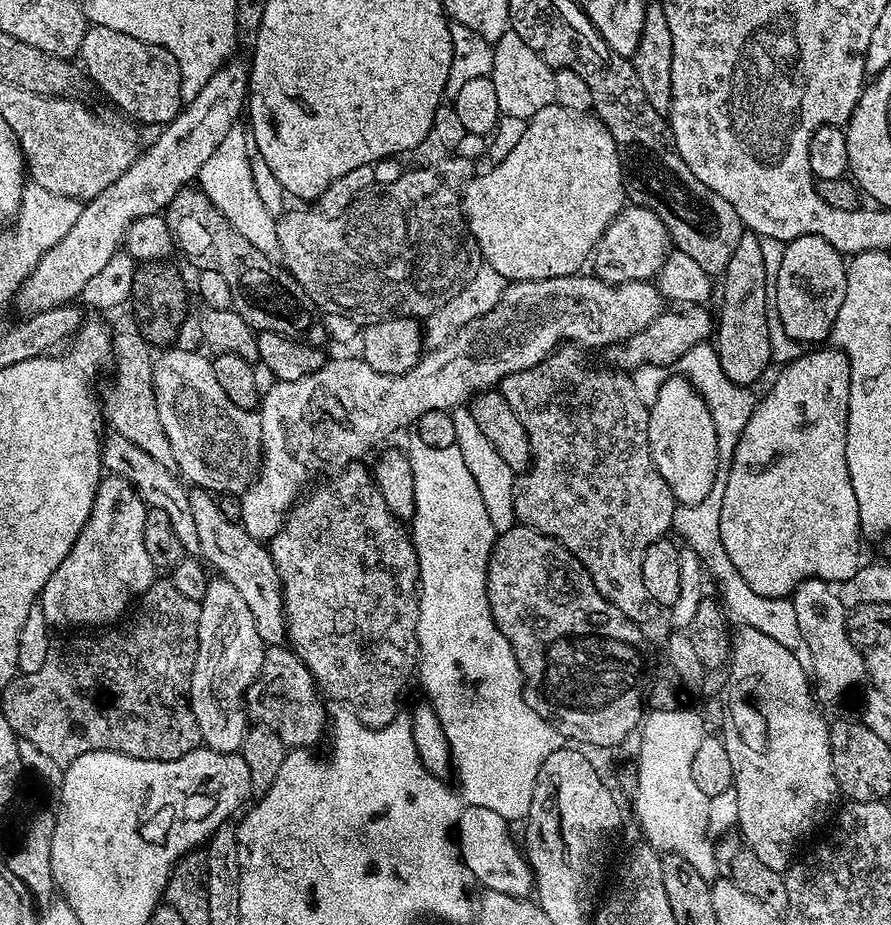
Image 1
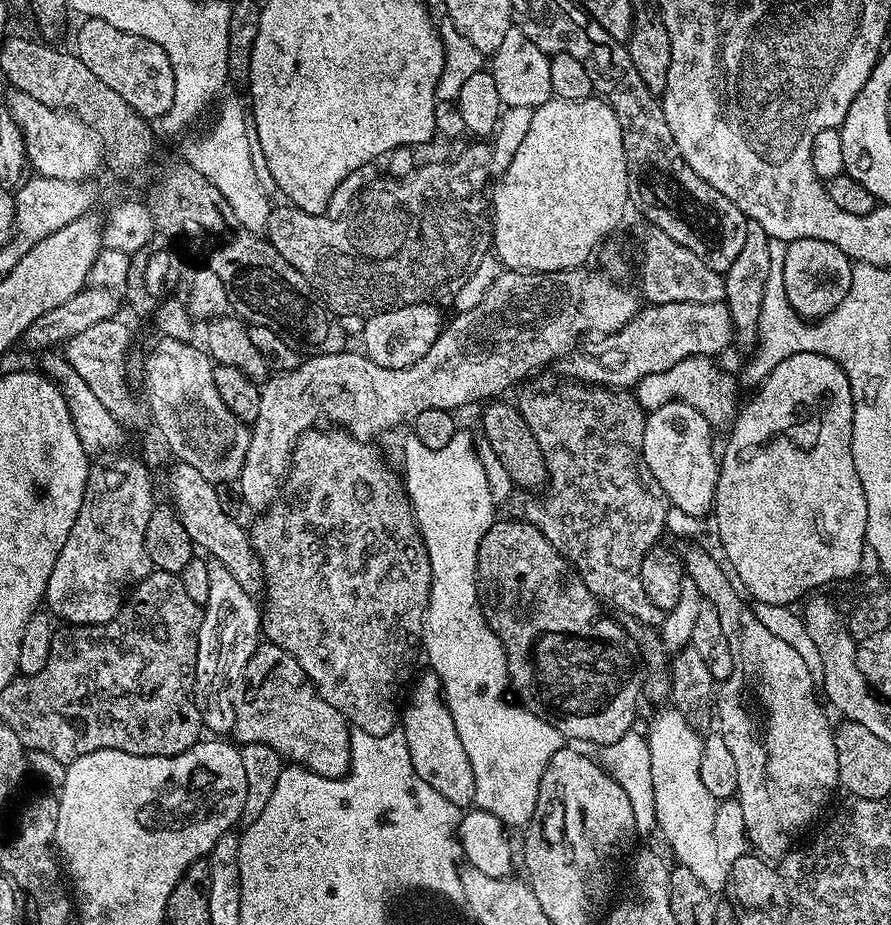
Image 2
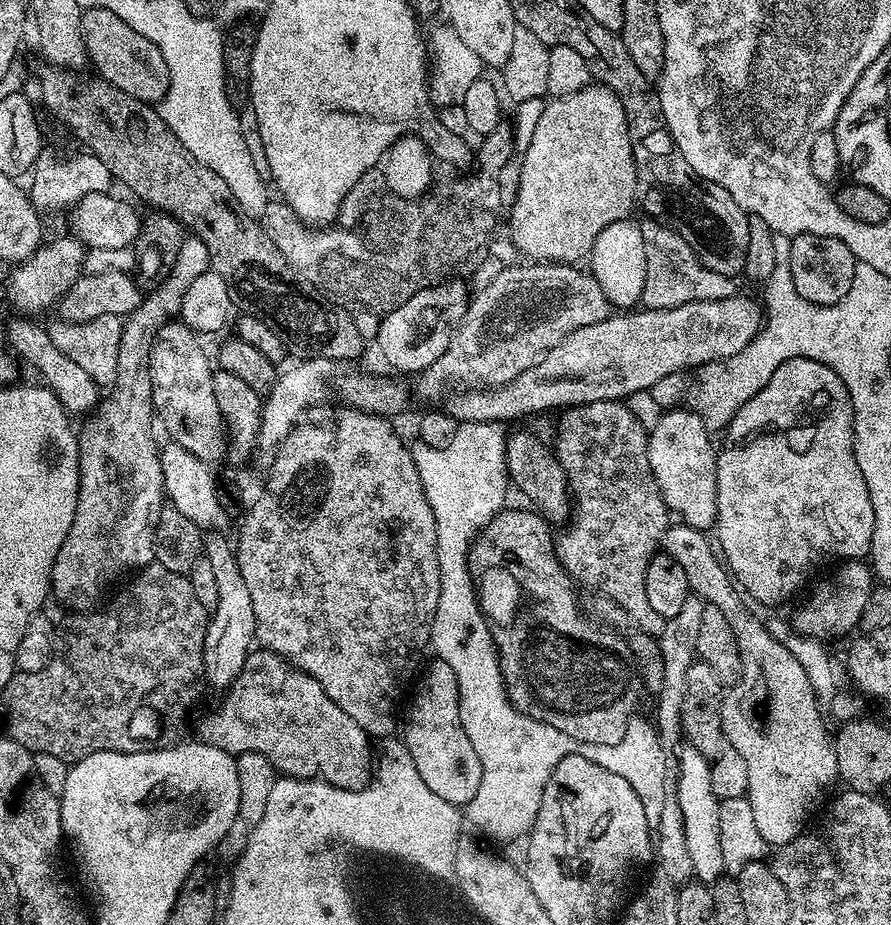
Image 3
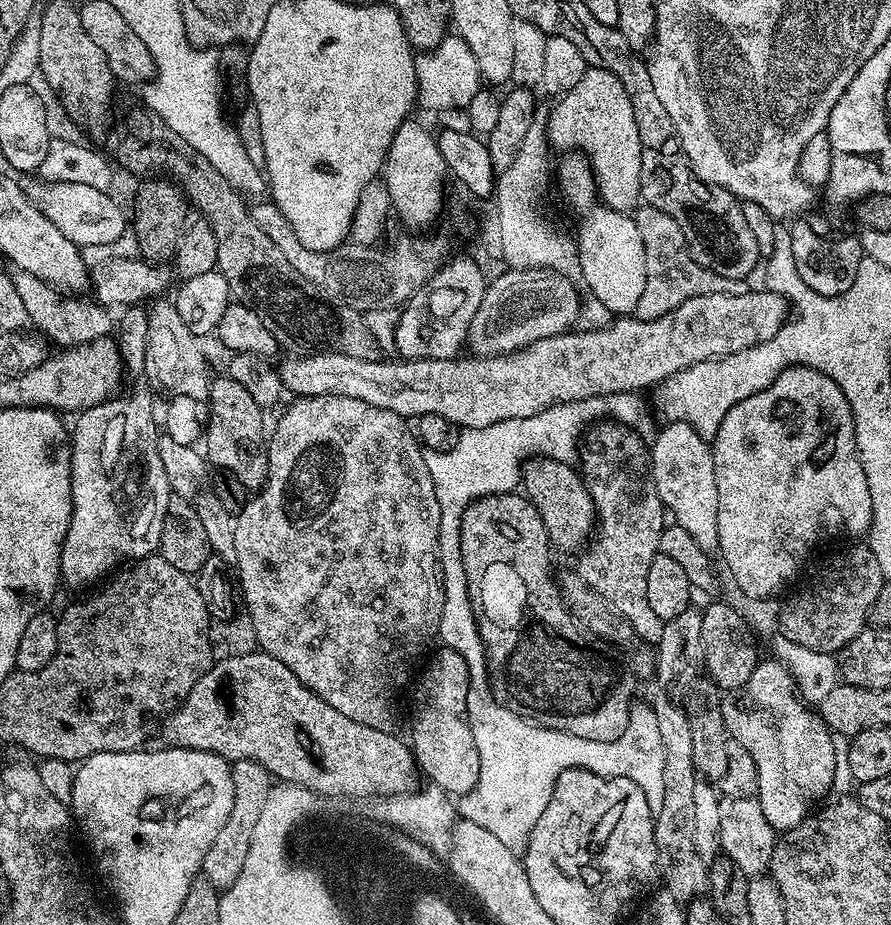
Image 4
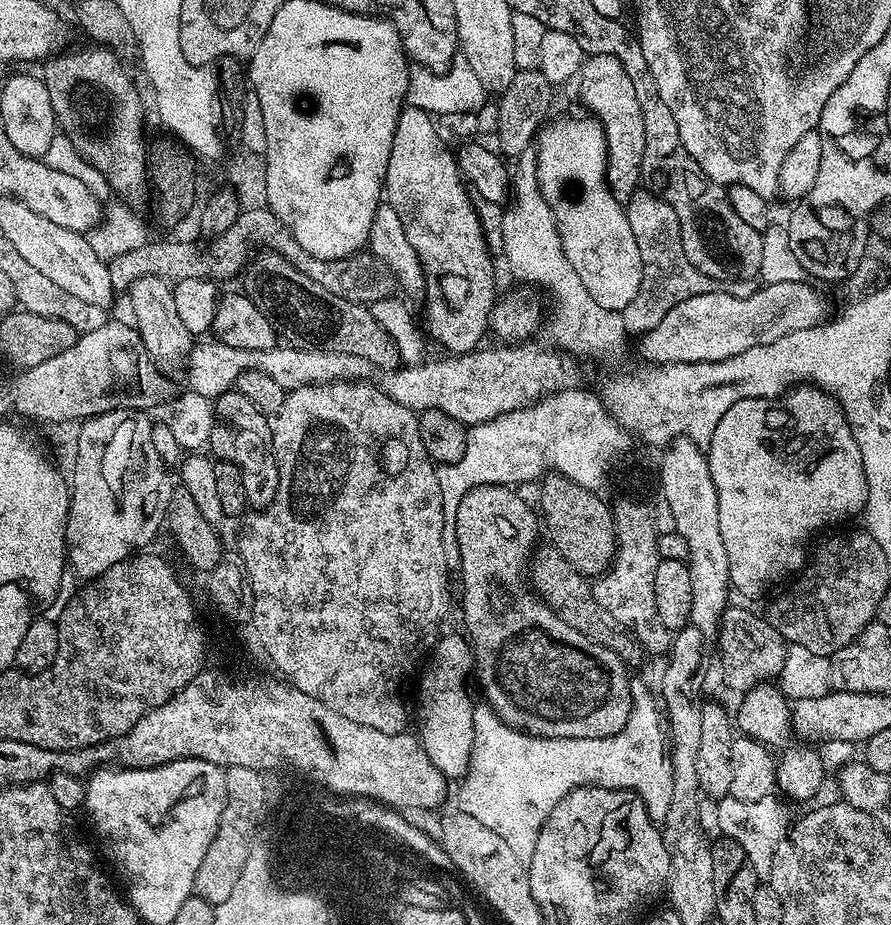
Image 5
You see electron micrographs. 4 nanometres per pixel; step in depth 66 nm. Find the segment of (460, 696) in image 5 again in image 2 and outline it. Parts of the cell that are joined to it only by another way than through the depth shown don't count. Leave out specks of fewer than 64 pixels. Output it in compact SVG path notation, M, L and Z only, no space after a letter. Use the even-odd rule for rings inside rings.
M431 670L425 673L415 679L416 686L410 694L410 703L405 710L403 707L400 714L400 728L406 738L407 750L410 751L411 765L415 773L447 801L456 807L468 808L473 805L475 798L473 767L444 701L440 676Z

